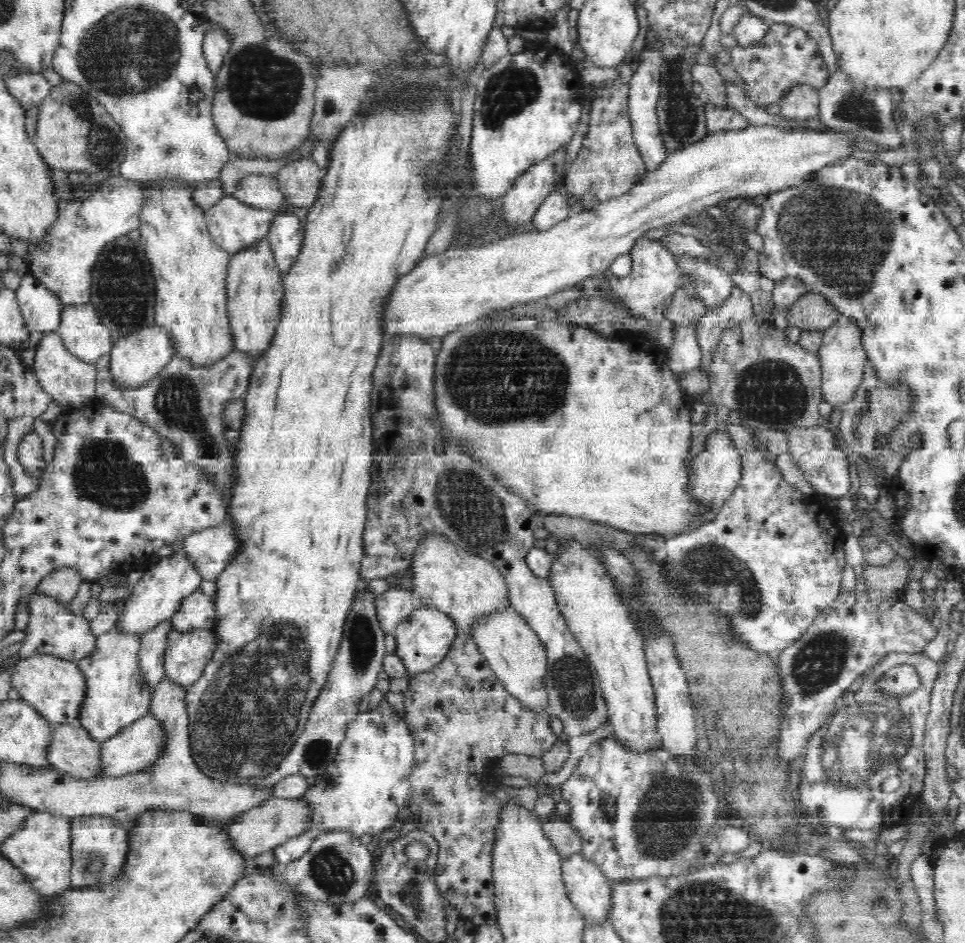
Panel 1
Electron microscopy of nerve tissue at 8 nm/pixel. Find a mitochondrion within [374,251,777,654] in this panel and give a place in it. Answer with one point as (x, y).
(510, 375)

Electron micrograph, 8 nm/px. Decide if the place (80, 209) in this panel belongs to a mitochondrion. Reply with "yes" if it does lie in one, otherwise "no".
no

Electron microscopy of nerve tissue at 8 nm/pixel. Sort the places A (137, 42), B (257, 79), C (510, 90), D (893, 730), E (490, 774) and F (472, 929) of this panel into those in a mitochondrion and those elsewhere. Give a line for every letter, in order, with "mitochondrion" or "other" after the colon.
A: mitochondrion
B: mitochondrion
C: mitochondrion
D: mitochondrion
E: other
F: other

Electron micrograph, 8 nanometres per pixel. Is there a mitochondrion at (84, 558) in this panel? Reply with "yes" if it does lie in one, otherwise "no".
no

